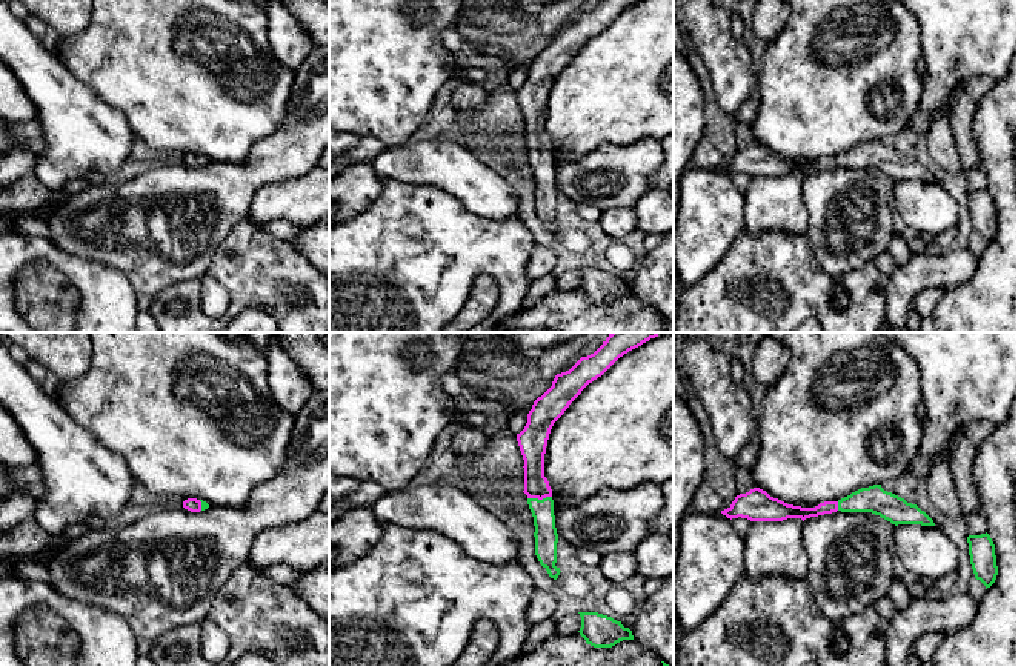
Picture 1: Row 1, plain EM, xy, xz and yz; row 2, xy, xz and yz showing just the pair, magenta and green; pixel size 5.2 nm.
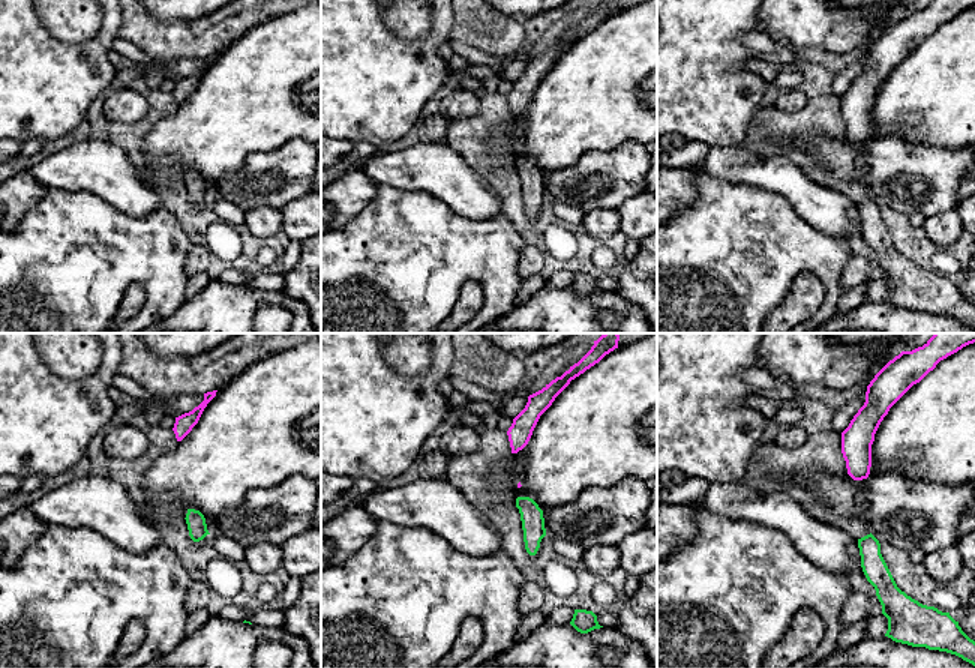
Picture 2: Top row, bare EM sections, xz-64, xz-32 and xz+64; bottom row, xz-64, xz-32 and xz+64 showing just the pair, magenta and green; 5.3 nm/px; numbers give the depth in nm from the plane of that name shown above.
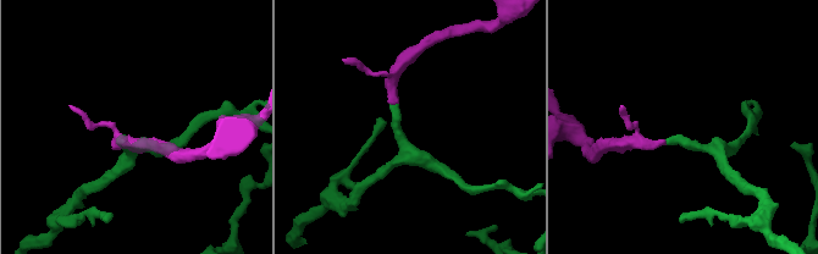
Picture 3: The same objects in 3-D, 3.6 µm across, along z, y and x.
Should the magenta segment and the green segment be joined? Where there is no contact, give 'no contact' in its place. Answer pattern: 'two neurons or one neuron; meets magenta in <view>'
one neuron; meets magenta in xz

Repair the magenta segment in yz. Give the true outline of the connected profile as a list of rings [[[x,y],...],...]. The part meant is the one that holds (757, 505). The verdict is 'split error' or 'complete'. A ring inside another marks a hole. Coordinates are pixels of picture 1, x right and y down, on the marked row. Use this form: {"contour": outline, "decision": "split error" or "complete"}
{"contour": [[[881,485],[861,488],[838,501],[824,501],[815,508],[787,504],[770,497],[766,491],[754,488],[735,497],[732,504],[721,511],[727,518],[747,518],[750,521],[783,521],[787,518],[818,517],[832,512],[872,512],[892,524],[935,526],[933,520],[917,504],[887,492]]], "decision": "split error"}

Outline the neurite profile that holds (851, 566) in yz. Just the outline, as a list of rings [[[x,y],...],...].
[[[832,512],[803,521],[803,541],[809,555],[809,592],[823,615],[833,623],[873,606],[889,595],[895,578],[886,532],[872,512]]]

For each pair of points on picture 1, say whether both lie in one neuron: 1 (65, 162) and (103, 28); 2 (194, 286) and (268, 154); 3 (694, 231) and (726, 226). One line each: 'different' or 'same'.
1: different
2: different
3: same

